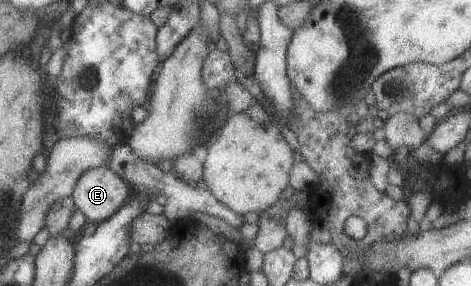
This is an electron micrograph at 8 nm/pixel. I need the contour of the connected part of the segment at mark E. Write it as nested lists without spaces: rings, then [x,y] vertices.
[[[106,165],[86,169],[73,186],[70,198],[87,222],[101,223],[124,204],[134,189]]]

